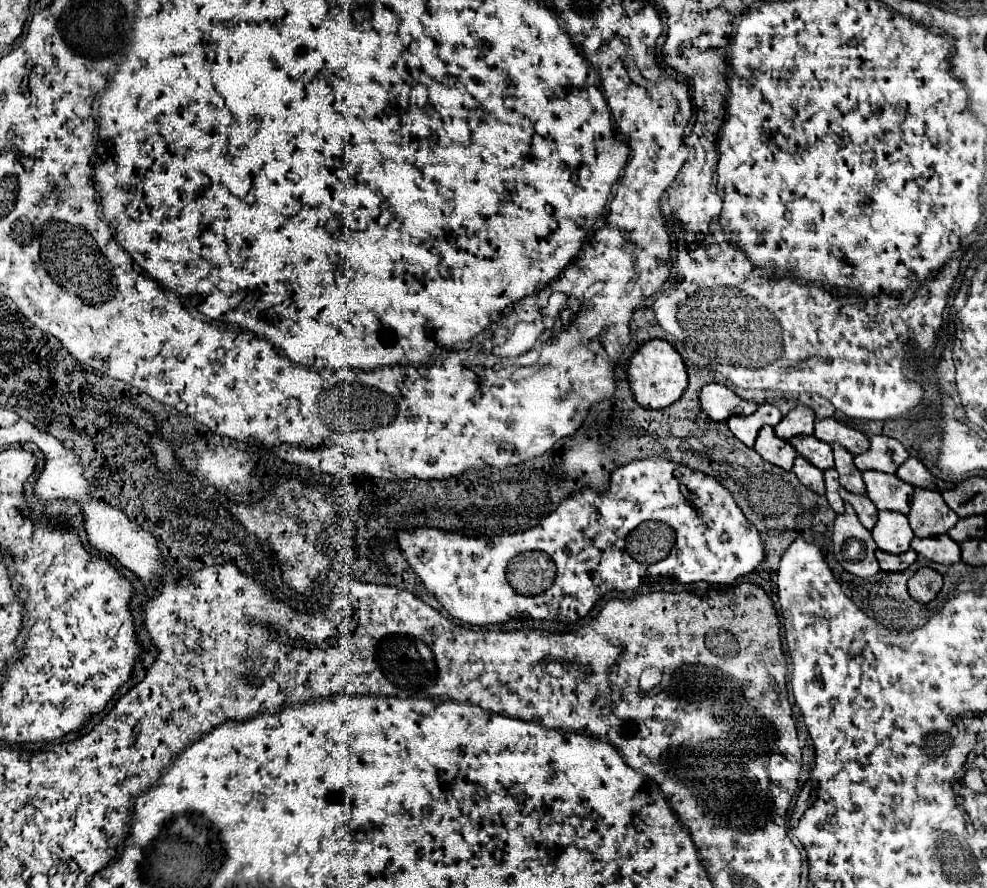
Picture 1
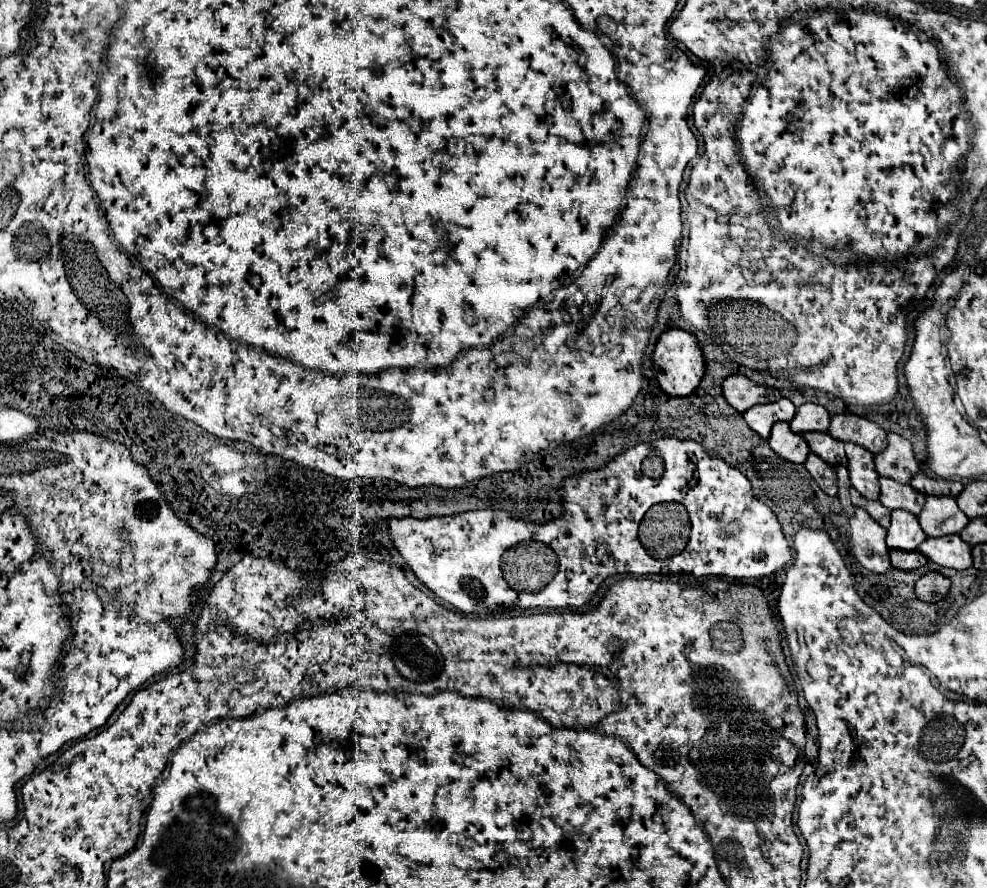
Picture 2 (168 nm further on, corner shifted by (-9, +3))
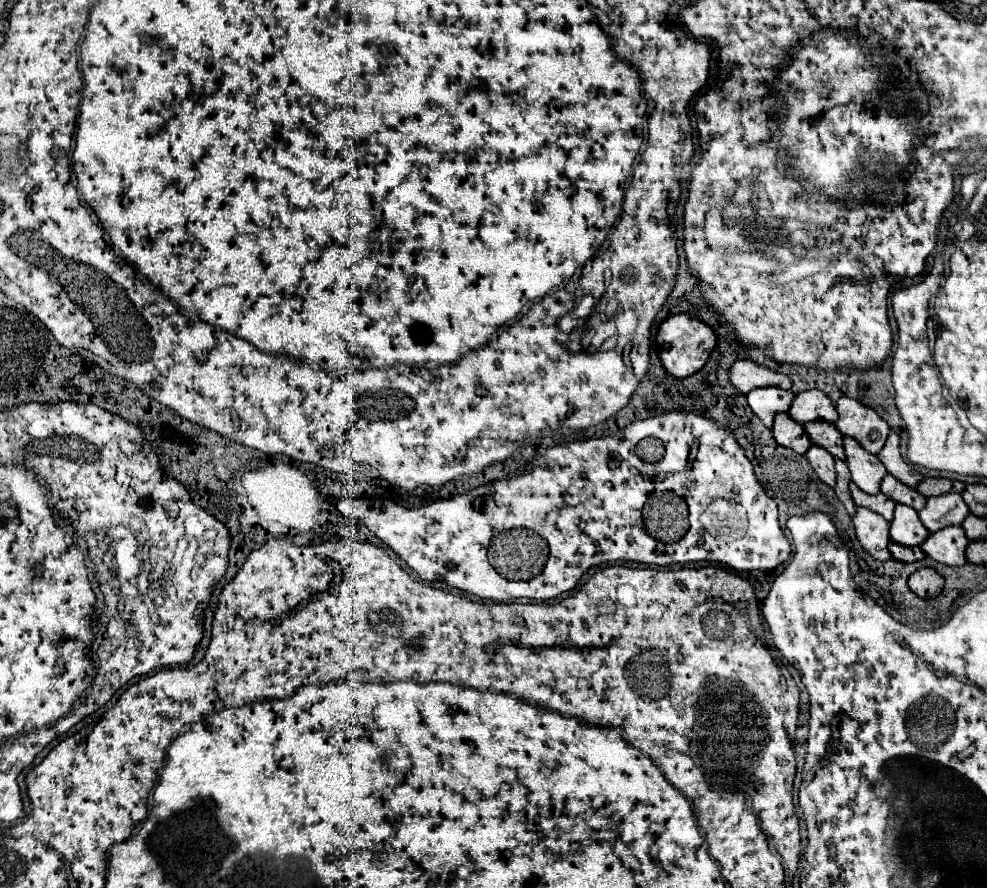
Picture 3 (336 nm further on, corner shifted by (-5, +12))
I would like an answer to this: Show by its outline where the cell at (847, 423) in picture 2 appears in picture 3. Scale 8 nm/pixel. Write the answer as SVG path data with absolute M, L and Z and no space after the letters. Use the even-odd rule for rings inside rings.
M839 398L835 408L839 412L835 428L839 428L843 436L855 438L871 454L877 454L883 448L891 428L873 408L851 398Z

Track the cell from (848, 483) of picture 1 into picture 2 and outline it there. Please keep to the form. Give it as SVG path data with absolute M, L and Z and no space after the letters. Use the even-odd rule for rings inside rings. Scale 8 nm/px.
M845 443L847 459L849 459L849 477L851 485L865 497L865 499L879 499L879 473L875 471L873 455L855 445L855 443Z

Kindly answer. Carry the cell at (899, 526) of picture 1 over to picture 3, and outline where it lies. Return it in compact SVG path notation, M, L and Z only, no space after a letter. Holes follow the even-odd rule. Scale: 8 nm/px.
M905 504L895 506L895 518L891 522L891 540L903 546L919 546L929 530L921 524L917 512Z

